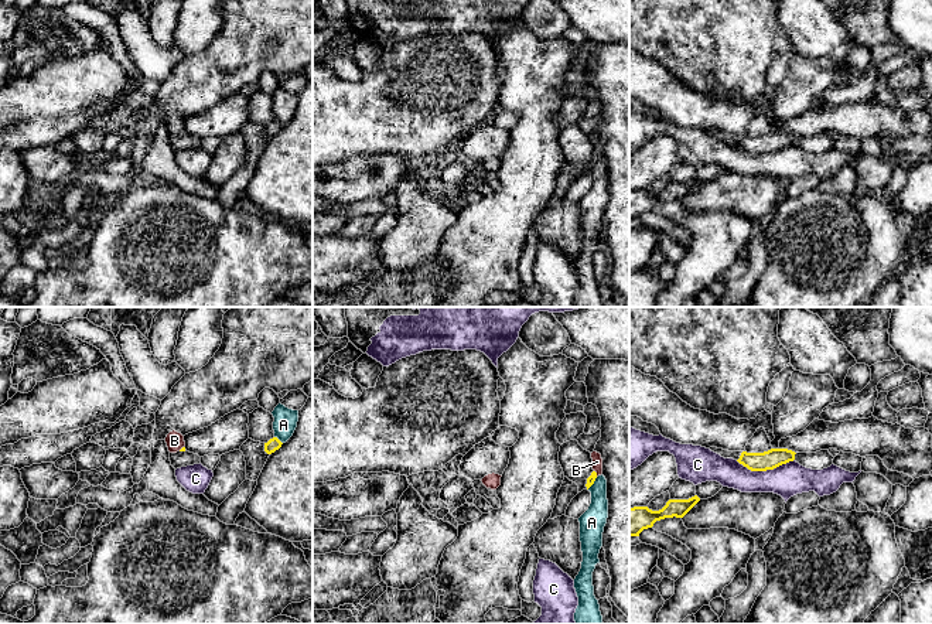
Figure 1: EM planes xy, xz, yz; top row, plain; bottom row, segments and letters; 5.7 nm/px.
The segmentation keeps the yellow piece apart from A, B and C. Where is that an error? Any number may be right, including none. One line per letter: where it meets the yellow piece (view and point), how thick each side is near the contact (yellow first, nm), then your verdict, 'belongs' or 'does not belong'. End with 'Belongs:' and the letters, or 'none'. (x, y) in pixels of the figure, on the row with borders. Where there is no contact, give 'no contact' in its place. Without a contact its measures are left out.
A: xy (279, 440) | 70/130 nm | does not belong
B: xy (183, 447) | 20/100 nm | belongs
C: yz (764, 470) | 110/190 nm | does not belong
Belongs: B

